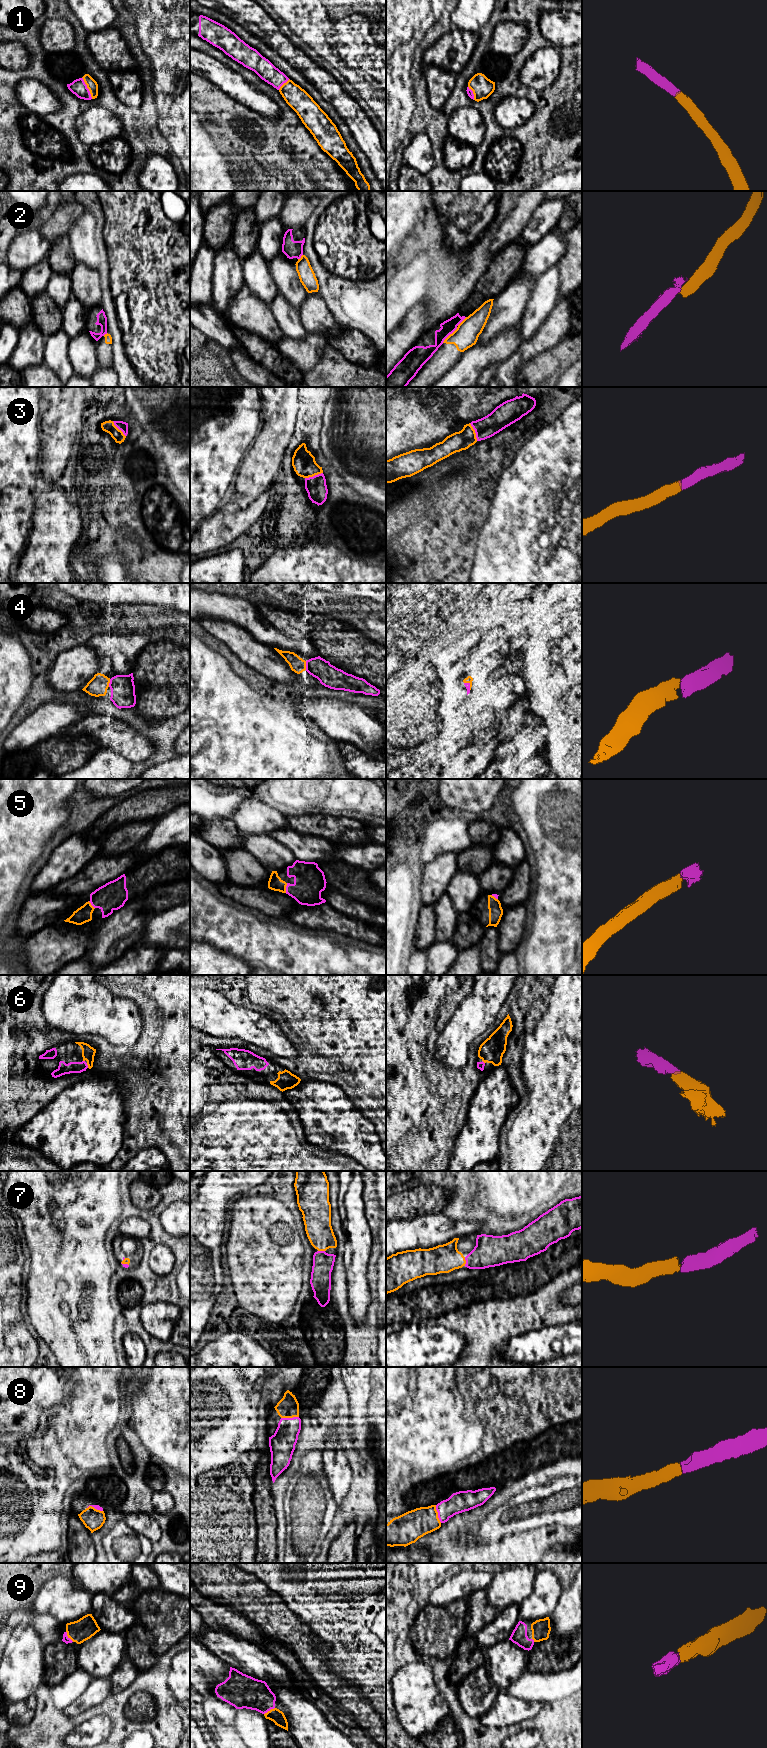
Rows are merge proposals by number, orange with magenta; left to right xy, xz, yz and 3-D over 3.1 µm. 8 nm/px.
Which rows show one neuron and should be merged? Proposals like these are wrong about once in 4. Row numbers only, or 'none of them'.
1, 3, 4, 5, 6, 7, 8, 9

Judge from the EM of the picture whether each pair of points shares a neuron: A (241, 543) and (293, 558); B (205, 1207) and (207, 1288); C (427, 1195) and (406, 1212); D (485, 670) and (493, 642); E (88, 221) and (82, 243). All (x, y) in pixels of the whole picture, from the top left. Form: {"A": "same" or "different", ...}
{"A": "different", "B": "same", "C": "same", "D": "same", "E": "same"}

